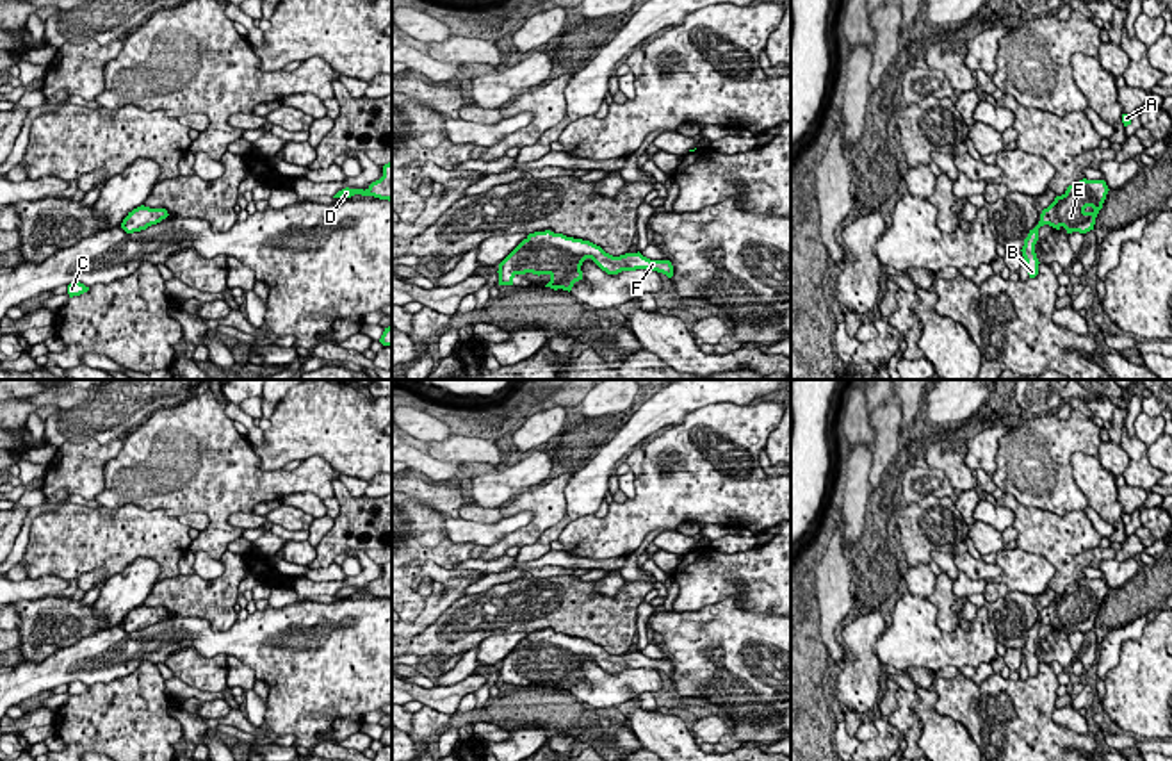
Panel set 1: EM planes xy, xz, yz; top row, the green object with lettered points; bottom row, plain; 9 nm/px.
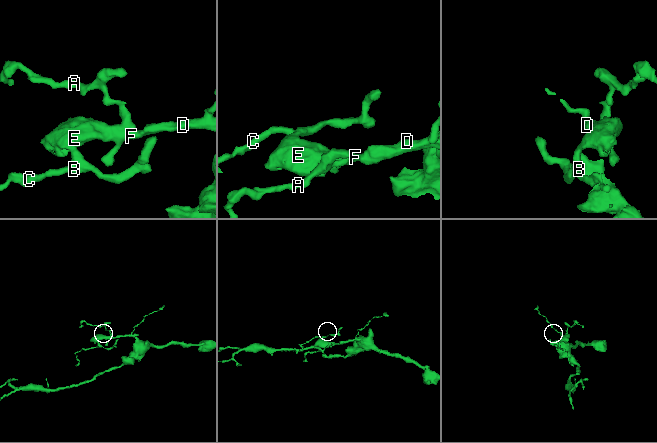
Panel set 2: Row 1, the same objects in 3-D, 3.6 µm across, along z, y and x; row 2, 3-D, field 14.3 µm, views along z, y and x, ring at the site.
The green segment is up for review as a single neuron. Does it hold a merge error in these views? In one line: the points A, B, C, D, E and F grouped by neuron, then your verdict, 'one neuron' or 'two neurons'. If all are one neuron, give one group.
groups A B C D E F; one neuron

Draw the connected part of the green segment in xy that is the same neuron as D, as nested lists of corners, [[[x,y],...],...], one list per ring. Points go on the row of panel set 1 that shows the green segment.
[[[392,162],[383,166],[383,176],[379,180],[372,182],[365,191],[346,187],[346,189],[338,191],[333,198],[346,200],[354,194],[374,196],[379,200],[392,201]]]

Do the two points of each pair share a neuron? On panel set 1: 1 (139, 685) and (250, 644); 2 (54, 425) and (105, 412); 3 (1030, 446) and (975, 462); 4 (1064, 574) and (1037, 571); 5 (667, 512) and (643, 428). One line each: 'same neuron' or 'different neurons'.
1: different neurons
2: same neuron
3: different neurons
4: different neurons
5: different neurons

